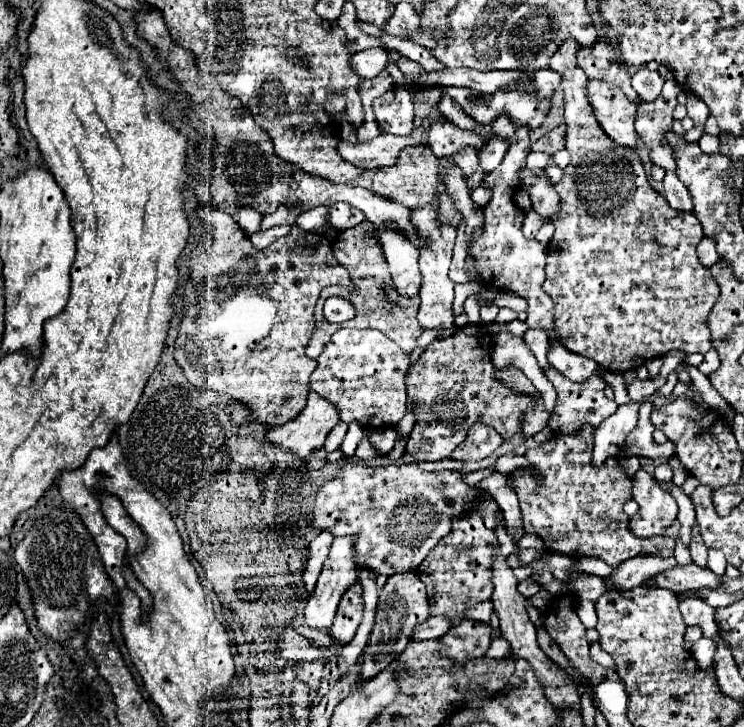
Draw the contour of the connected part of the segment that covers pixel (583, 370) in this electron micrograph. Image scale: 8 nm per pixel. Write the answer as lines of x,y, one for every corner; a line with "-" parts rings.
551,345
547,359
557,371
561,371
571,381
585,381
585,379
597,375
597,363
593,363
585,357
577,357
575,353
569,353
561,345

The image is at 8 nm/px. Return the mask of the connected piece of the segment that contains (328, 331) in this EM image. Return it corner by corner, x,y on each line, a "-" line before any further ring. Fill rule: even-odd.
369,221
359,223
353,229
347,229
341,233
341,237
337,241
333,241
331,249
333,249
333,257
339,265
343,265
349,271
351,277
351,289
347,287
335,287
329,285
321,291
321,297
315,305
315,331
313,337
307,345
307,355
309,357
319,357
321,349
325,347
325,343
329,341
329,337
339,329
339,327
357,327
357,329
379,329
381,333
385,333
391,341
395,341
397,345
401,345
407,353
413,351
413,347
417,345
419,335
423,333
423,327
417,321
417,311
419,311
419,301
417,297
401,297
397,293
397,289
393,289
393,281
389,277
387,265
385,265
385,255
381,253
381,245
377,245
377,241
369,241
369,237
365,239
365,231
363,229
373,229
373,225
-
331,295
339,295
349,299
355,305
355,317
351,321
345,323
329,323
323,317
323,303
325,299
329,299

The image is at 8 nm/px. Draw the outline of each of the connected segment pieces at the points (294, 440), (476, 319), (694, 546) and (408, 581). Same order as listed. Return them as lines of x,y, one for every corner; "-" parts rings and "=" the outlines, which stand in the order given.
311,391
307,407
289,421
289,425
269,429
265,441
295,453
301,461
309,461
309,457
323,447
325,437
337,423
337,409
=
471,295
471,297
465,301
465,313
467,313
467,317
469,317
469,323
471,323
471,325
479,325
479,323
481,323
477,295
=
697,523
693,525
689,551
691,551
691,557
693,557
693,563
695,563
695,565
701,565
701,567
707,565
707,551
709,551
709,549
707,549
707,545
703,543
703,539
701,539
701,535
699,535
699,525
697,525
=
403,573
403,575
393,575
387,579
385,587
379,589
379,605
377,605
377,617
375,617
375,629
371,633
371,641
365,647
359,677
361,681
369,681
381,671
389,667
391,661
395,661
405,647
409,645
413,631
419,623
429,619
429,603
427,603
427,593
425,585
419,581
417,573

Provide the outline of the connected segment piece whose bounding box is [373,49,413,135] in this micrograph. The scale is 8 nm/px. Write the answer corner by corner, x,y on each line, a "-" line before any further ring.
387,49
387,53
389,53
389,67
386,67
386,70
395,79
395,87
389,89
389,93
377,97
377,101
373,103
373,111
375,111
375,121
381,123
379,127
385,133
403,135
413,131
413,103
409,91
401,89
403,73
395,65
395,61
403,55
390,49

